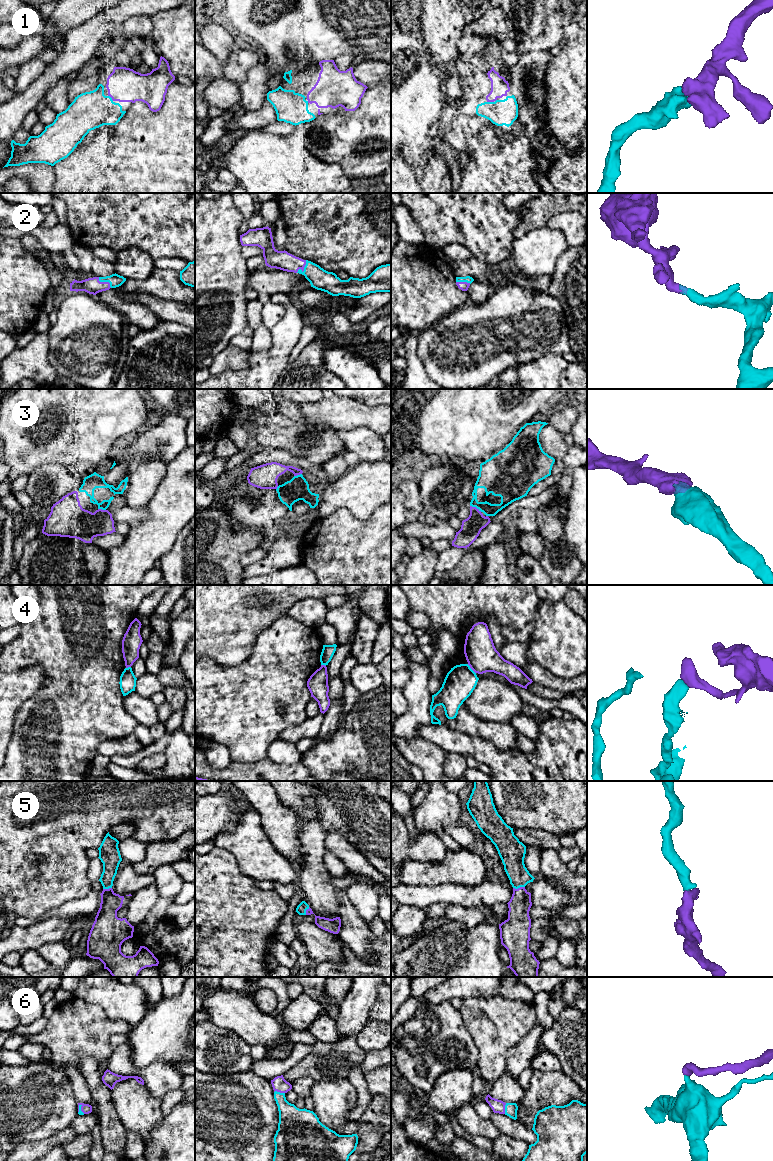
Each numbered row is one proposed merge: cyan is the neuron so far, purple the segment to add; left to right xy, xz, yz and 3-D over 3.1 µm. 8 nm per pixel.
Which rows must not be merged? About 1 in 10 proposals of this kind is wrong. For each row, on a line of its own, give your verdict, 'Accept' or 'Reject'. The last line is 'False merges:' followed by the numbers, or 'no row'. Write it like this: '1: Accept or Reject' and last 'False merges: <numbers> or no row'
1: Accept
2: Accept
3: Accept
4: Reject
5: Accept
6: Accept
False merges: 4

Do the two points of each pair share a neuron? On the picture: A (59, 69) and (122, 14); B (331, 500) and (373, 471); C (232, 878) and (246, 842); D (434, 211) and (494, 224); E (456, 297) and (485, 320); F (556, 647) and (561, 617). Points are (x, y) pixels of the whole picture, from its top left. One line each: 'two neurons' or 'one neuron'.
A: one neuron
B: one neuron
C: two neurons
D: one neuron
E: two neurons
F: one neuron

